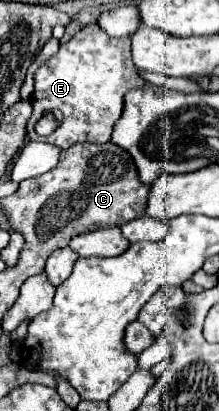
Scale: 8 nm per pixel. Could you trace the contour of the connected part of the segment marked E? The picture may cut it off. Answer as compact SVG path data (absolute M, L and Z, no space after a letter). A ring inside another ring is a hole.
M98 24L84 26L70 42L60 44L56 56L44 62L36 72L36 90L32 96L34 112L28 120L28 138L54 142L70 148L76 142L104 144L110 140L114 124L122 116L124 96L134 88L148 84L130 58L130 38L110 38ZM46 110L62 112L60 126L50 136L38 136L34 124Z

